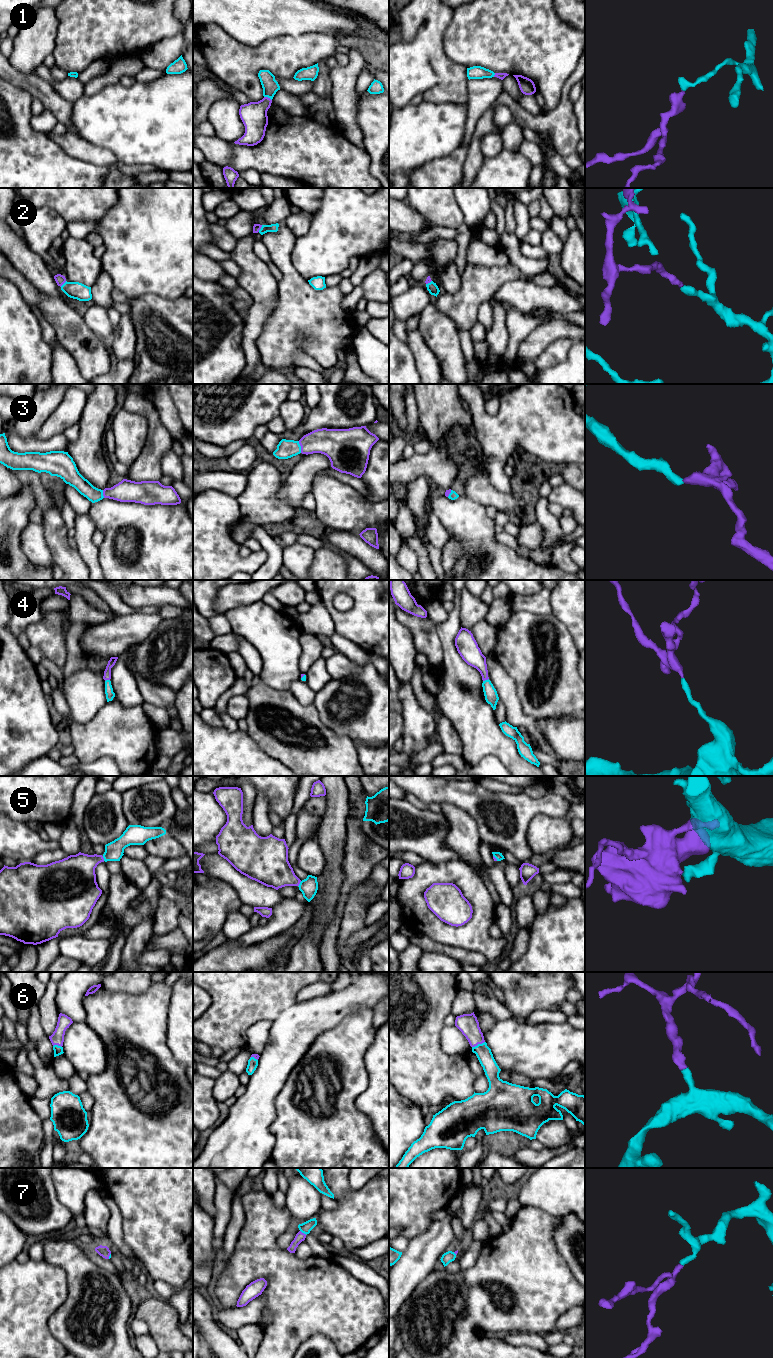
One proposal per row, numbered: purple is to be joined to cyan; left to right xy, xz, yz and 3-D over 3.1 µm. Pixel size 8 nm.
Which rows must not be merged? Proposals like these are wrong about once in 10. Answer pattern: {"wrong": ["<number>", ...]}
{"wrong": []}

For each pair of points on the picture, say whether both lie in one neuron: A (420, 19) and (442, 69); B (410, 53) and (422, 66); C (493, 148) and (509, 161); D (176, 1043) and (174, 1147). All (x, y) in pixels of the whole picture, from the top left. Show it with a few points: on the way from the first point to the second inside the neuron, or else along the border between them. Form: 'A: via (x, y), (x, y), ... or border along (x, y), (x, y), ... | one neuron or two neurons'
A: via (434, 25), (437, 55) | one neuron
B: via (412, 56), (419, 63) | one neuron
C: border along (503, 147), (497, 154), (484, 157) | two neurons
D: border along (167, 1037), (169, 1050), (182, 1065) | two neurons

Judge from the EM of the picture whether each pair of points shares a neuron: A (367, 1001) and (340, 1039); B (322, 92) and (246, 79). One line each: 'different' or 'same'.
A: different
B: different

